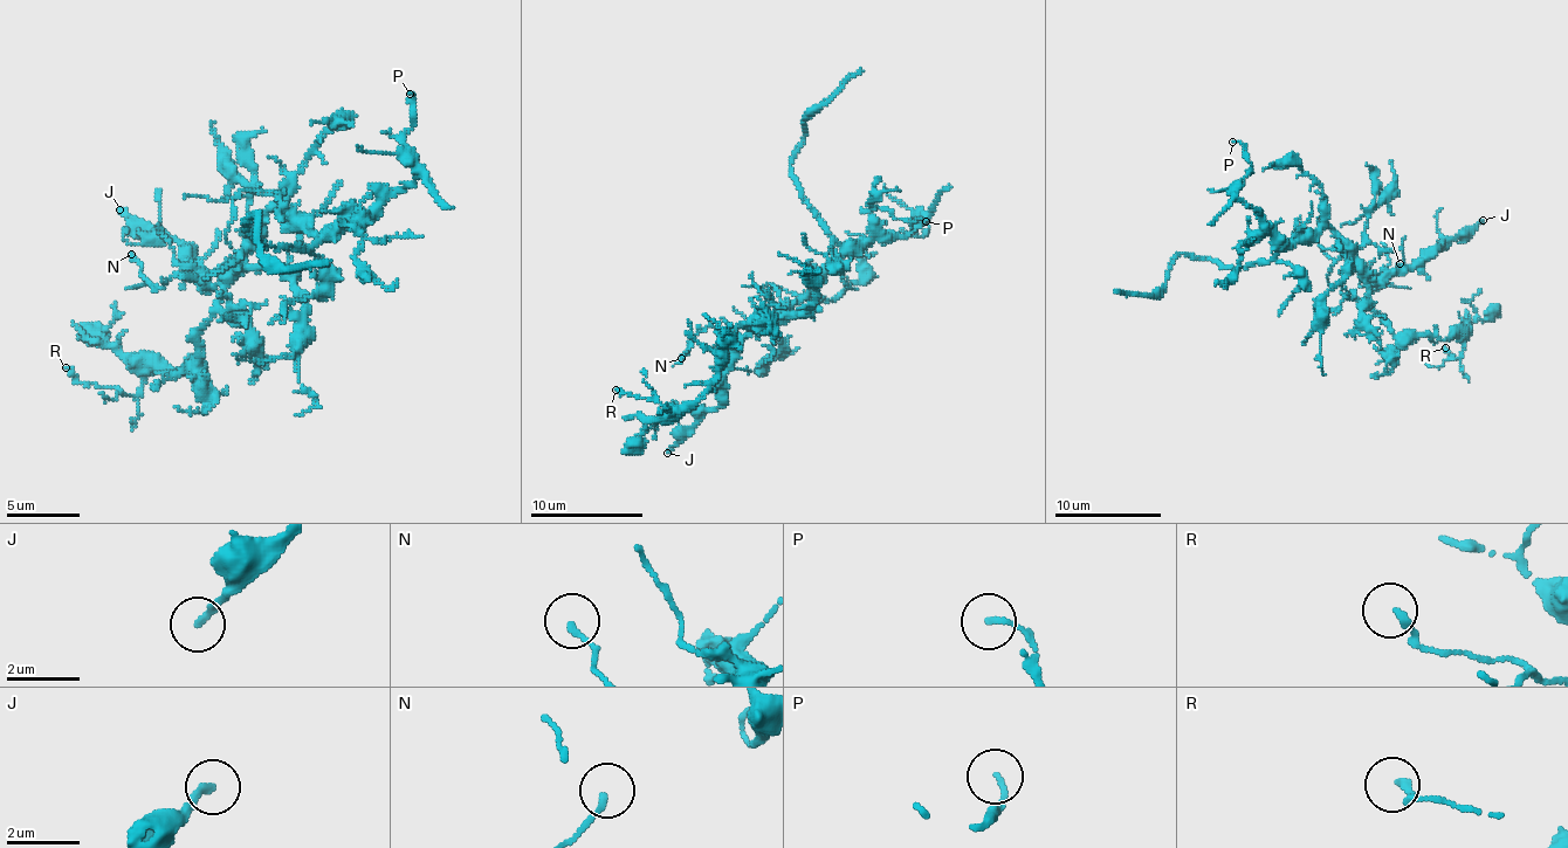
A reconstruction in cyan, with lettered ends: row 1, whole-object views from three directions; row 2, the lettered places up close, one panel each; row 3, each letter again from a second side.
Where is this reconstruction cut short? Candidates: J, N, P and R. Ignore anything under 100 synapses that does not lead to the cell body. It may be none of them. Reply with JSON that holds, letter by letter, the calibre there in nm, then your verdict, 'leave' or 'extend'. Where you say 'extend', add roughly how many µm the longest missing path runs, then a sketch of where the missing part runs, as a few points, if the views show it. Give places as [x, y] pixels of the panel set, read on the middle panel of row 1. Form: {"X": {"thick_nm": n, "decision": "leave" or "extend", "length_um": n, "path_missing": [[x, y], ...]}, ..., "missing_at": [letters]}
{"J": {"thick_nm": 200, "decision": "leave"}, "N": {"thick_nm": 160, "decision": "leave"}, "P": {"thick_nm": 120, "decision": "leave"}, "R": {"thick_nm": 180, "decision": "leave"}, "missing_at": []}

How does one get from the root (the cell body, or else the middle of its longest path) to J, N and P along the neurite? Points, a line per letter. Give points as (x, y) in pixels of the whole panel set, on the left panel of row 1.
J: (277, 209), (270, 211), (239, 256), (208, 278), (194, 269), (196, 260), (176, 241), (162, 242), (119, 209)
N: (277, 209), (270, 211), (239, 256), (212, 274), (179, 274), (157, 288), (141, 273), (142, 263), (131, 254)
P: (277, 209), (323, 235), (378, 212), (408, 186), (421, 170), (404, 143), (410, 94)

